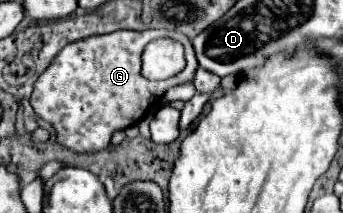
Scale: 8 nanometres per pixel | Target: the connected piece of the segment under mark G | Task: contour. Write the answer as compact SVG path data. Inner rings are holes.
M118 30L118 32L112 32L112 34L90 36L90 38L84 38L84 40L68 44L54 58L50 68L44 74L40 74L40 78L36 80L30 104L32 104L34 112L42 120L46 120L46 122L50 122L54 126L58 144L62 144L62 146L66 146L68 150L74 150L74 152L100 152L100 150L108 148L112 132L124 130L124 128L136 124L150 110L150 106L164 96L164 92L170 86L184 84L184 82L192 80L196 68L198 68L198 62L196 62L196 54L192 50L192 42L180 32L168 32L168 30L142 30L142 32ZM164 36L174 38L174 40L178 40L184 46L184 50L186 50L186 66L174 78L168 78L164 82L150 82L150 80L146 80L140 74L142 52L144 52L146 44L150 44L156 38L164 38Z

